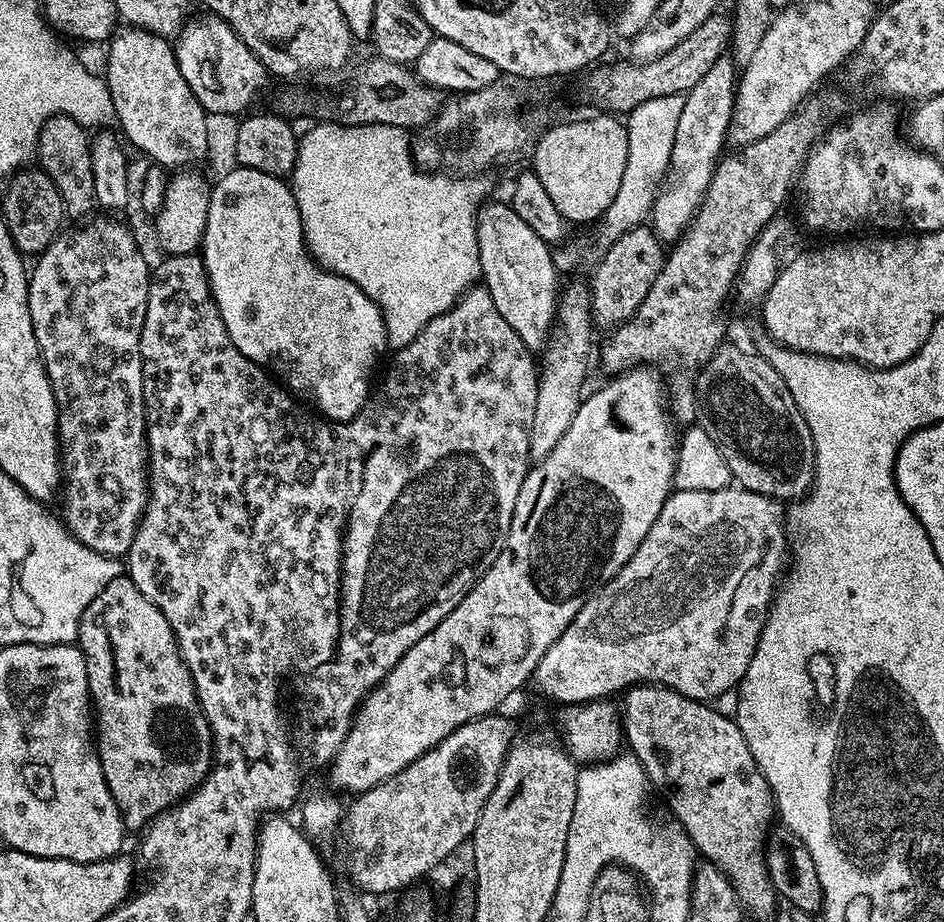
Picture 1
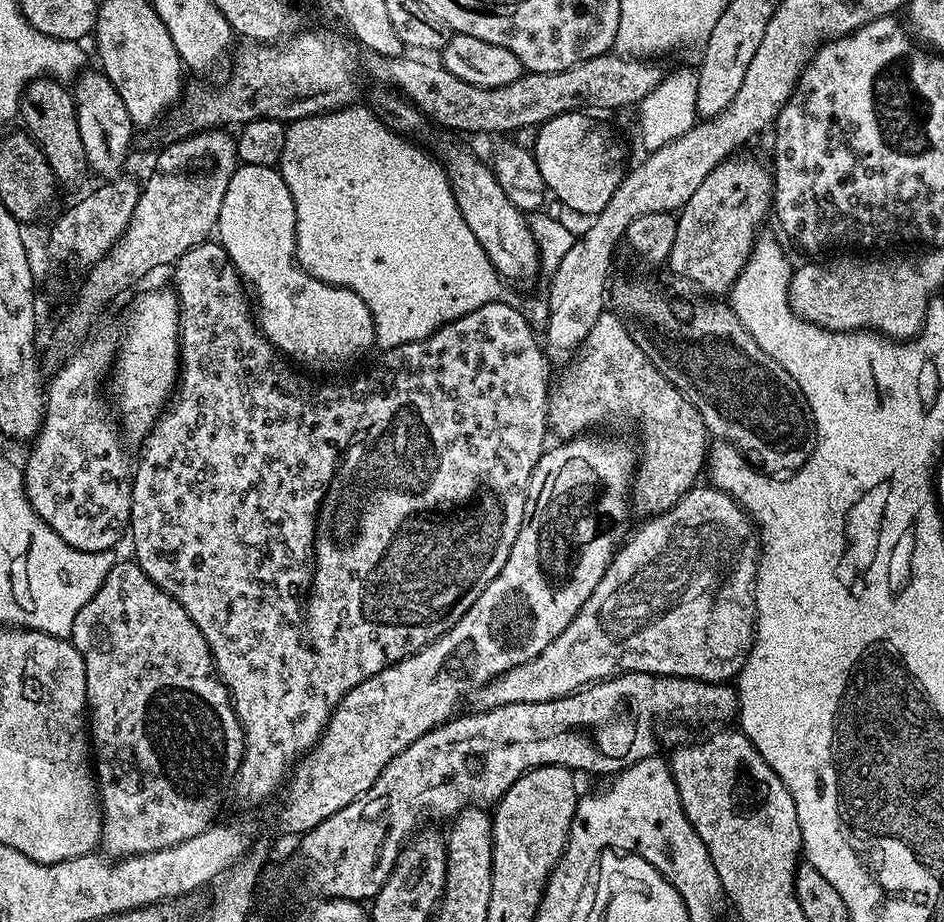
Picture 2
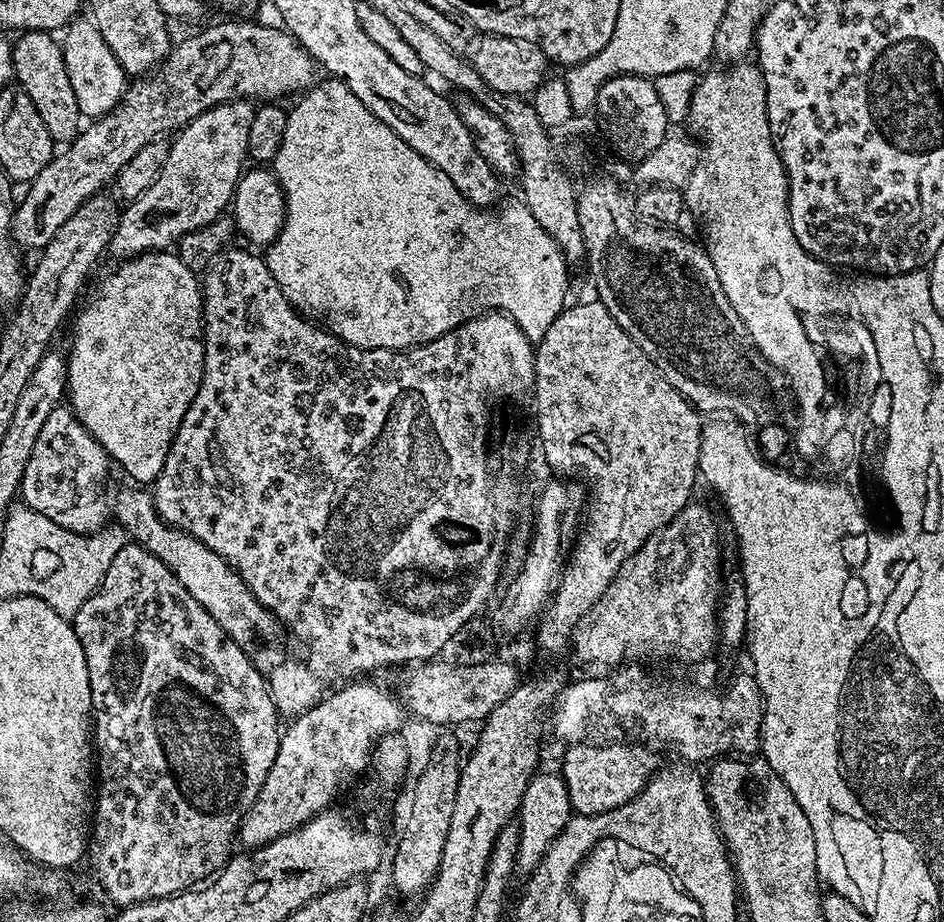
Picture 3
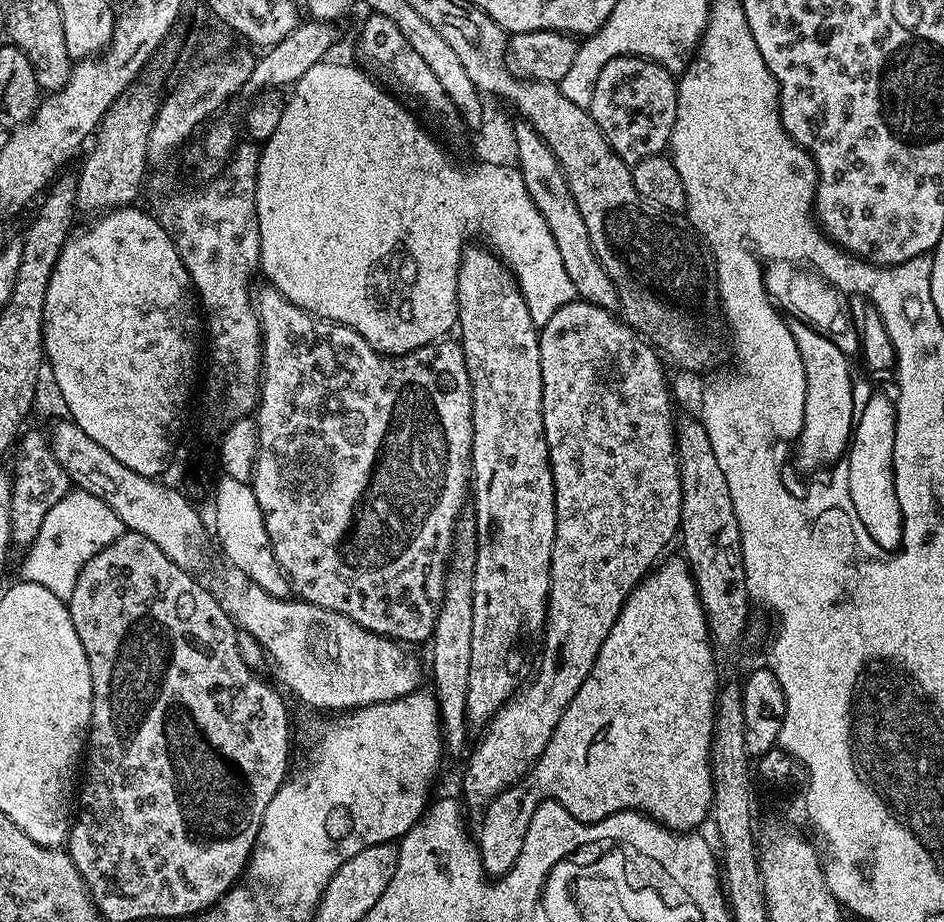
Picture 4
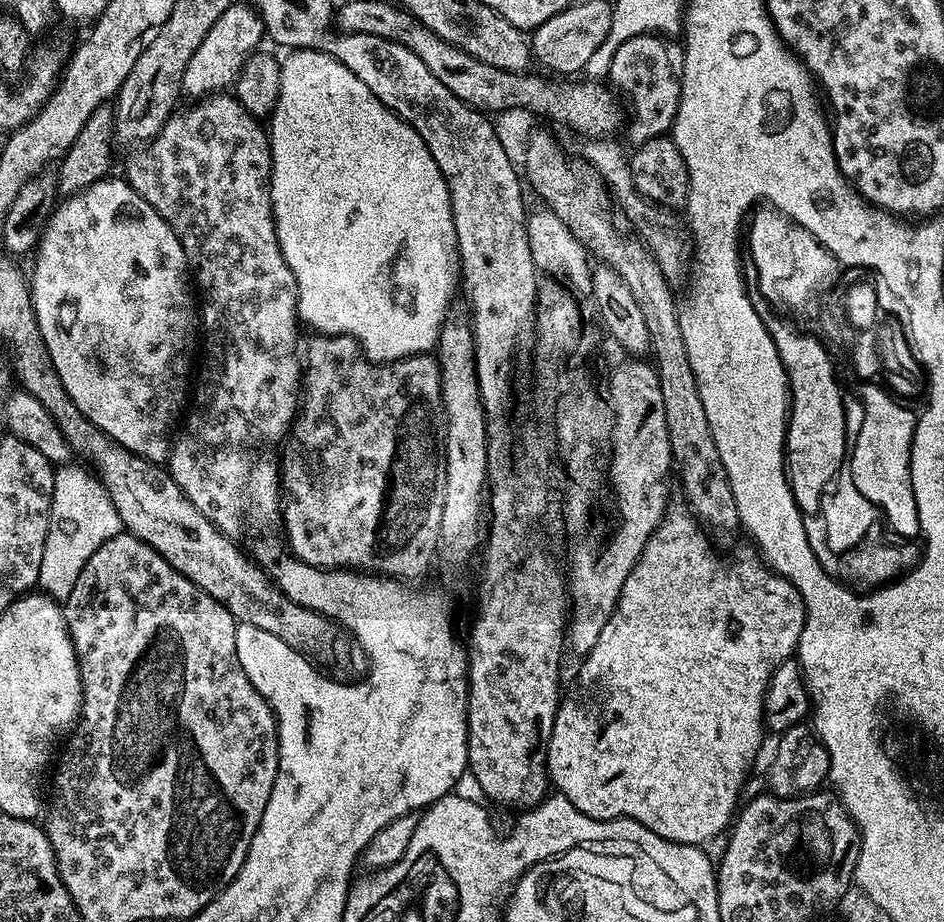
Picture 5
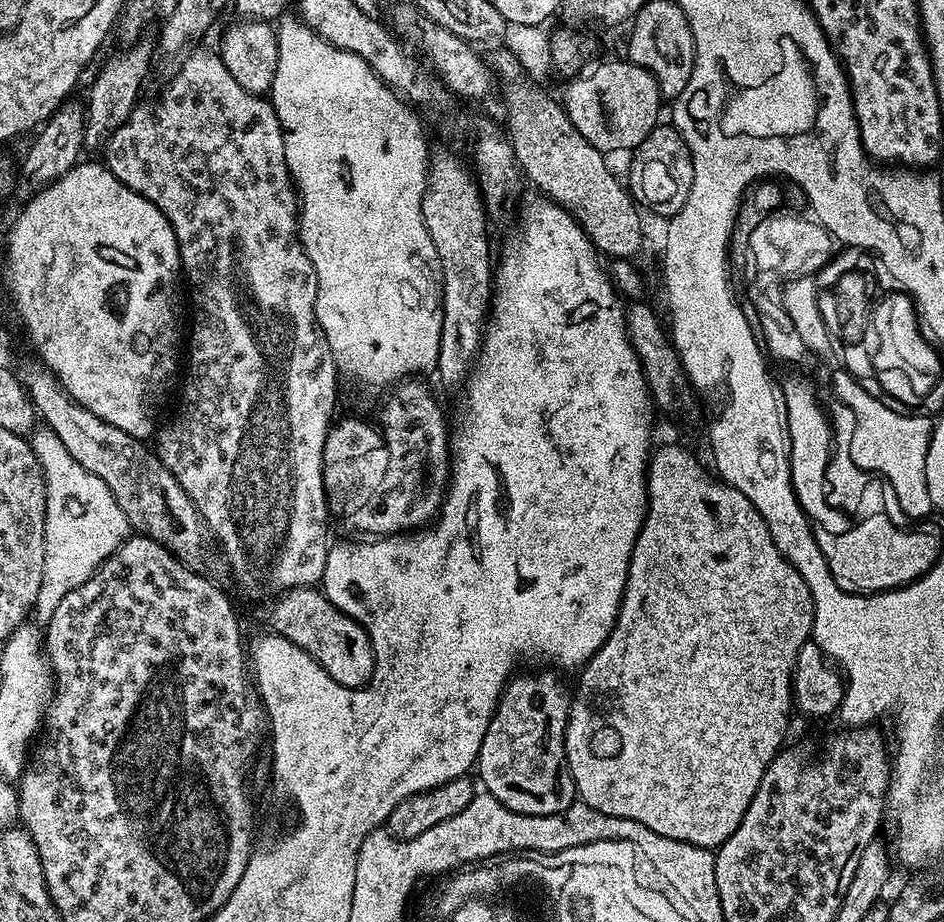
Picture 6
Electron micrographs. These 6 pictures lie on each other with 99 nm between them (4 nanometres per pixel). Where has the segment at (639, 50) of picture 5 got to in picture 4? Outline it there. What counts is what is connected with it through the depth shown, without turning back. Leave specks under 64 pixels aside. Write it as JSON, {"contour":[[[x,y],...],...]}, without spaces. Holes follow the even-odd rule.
{"contour":[[[640,56],[616,57],[606,63],[598,82],[595,83],[593,98],[588,106],[598,130],[606,138],[606,142],[630,166],[642,162],[642,158],[661,155],[669,147],[676,121],[676,89],[678,80],[658,62]]]}

